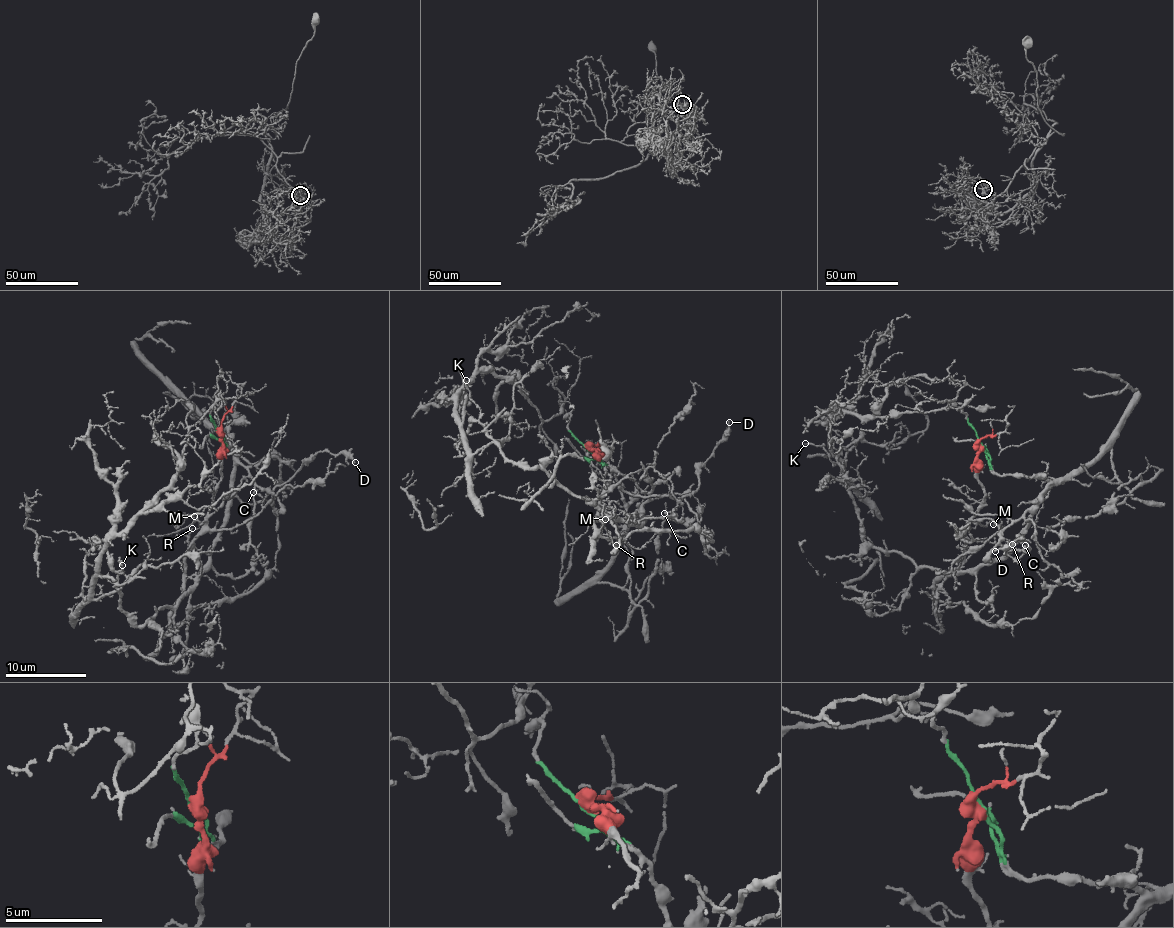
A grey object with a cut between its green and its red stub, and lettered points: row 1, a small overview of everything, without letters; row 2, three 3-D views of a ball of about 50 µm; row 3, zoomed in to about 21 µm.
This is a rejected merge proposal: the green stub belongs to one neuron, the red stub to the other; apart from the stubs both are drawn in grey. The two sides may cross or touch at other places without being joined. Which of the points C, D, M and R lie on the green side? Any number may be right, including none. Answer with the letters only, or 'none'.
C

